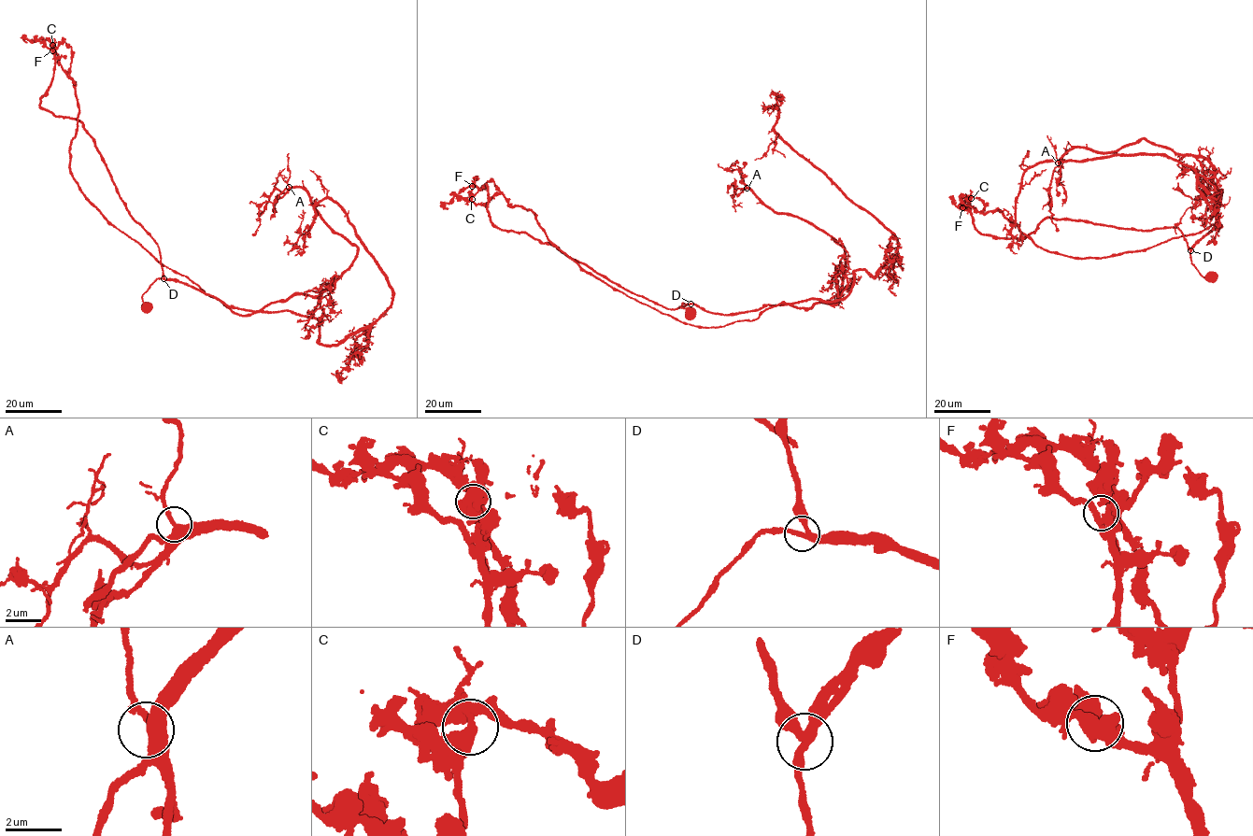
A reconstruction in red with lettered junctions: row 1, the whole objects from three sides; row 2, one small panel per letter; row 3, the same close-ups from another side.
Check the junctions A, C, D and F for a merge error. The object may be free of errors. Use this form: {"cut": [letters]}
{"cut": ["C"]}

